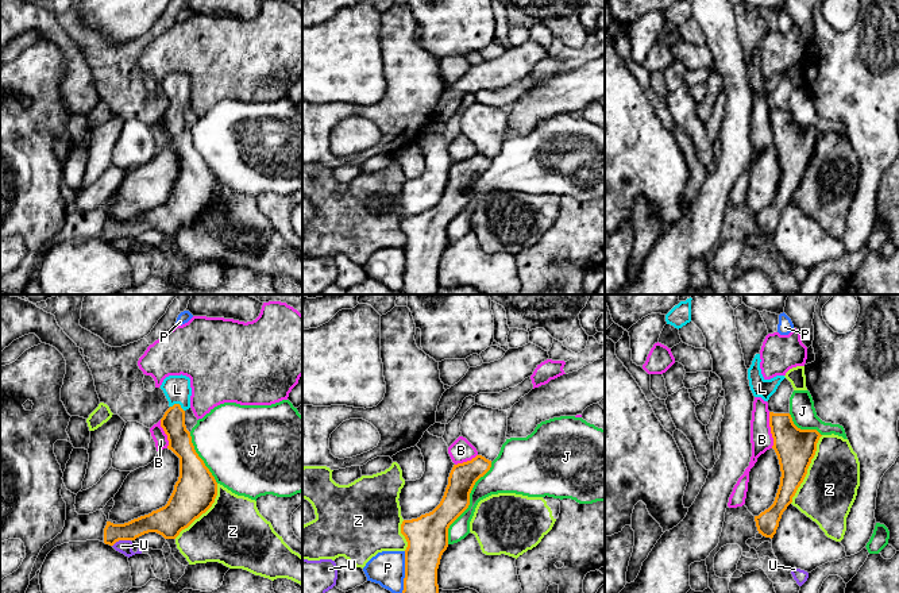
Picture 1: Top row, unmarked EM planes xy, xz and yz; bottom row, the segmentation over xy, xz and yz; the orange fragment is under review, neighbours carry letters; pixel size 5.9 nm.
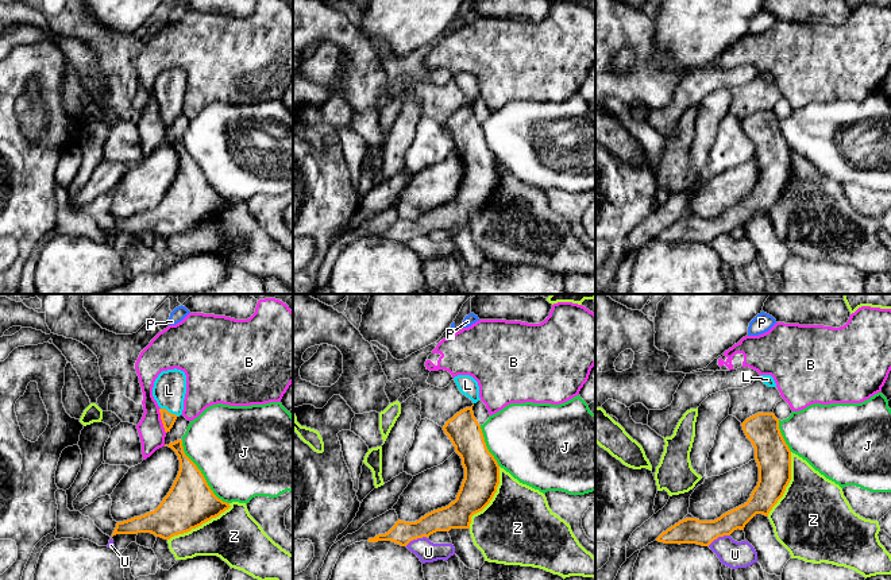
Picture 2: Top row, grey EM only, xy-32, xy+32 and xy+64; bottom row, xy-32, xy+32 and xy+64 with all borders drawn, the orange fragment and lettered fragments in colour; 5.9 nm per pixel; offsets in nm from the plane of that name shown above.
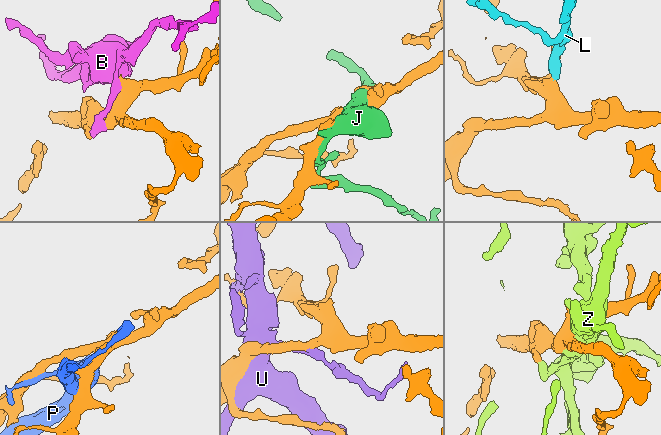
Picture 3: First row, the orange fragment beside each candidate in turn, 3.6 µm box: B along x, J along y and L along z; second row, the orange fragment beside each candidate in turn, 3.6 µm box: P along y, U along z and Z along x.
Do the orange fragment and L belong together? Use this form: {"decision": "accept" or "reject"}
{"decision": "accept"}

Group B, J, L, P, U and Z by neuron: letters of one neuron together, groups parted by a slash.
B / J / L / P / U / Z

